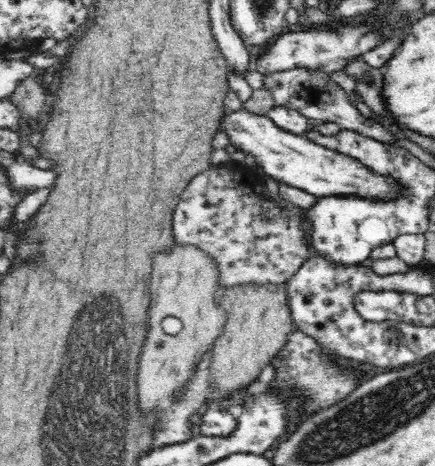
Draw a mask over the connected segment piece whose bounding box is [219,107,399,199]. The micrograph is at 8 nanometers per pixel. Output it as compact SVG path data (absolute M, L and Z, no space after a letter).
M243 107L234 112L225 111L222 122L219 123L219 130L228 136L230 151L240 151L246 157L251 156L256 163L255 169L261 176L271 177L279 184L304 190L316 197L334 195L360 195L372 199L397 197L399 186L391 178L374 174L358 161L310 142L305 135L278 129L266 115L249 112Z

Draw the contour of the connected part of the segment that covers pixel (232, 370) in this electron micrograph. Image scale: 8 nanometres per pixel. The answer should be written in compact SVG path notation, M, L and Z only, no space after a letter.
M278 284L219 288L215 299L217 305L227 313L227 317L222 336L211 352L205 396L205 402L210 408L217 408L220 402L230 400L246 388L253 388L264 368L273 364L278 352L286 346L288 334L292 330L288 298Z

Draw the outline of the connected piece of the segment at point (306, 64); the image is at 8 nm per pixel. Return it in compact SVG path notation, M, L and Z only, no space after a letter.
M363 22L359 27L345 25L340 29L328 27L325 30L315 28L310 31L285 33L263 49L263 54L256 59L256 68L265 78L294 68L331 73L343 70L352 57L362 57L365 52L372 50L382 42L382 38L378 37L374 31L370 31L370 27Z

